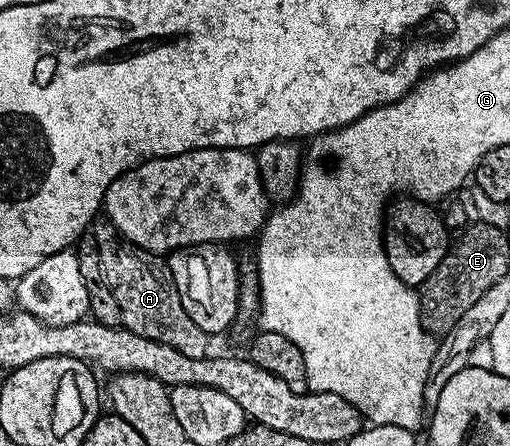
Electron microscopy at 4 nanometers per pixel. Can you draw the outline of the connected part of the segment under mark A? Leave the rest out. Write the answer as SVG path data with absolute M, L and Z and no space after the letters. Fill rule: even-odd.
M95 220L92 235L96 239L100 255L102 280L116 298L116 307L120 307L121 328L143 336L144 339L174 347L176 351L188 355L191 359L207 356L209 349L206 348L212 341L211 334L200 331L200 327L196 327L196 322L190 318L188 311L184 311L184 303L167 266L163 262L161 265L158 262L161 260L155 254L127 241L109 220Z

